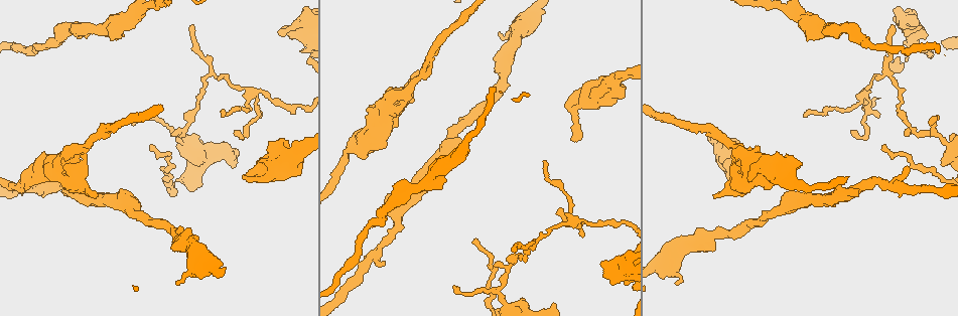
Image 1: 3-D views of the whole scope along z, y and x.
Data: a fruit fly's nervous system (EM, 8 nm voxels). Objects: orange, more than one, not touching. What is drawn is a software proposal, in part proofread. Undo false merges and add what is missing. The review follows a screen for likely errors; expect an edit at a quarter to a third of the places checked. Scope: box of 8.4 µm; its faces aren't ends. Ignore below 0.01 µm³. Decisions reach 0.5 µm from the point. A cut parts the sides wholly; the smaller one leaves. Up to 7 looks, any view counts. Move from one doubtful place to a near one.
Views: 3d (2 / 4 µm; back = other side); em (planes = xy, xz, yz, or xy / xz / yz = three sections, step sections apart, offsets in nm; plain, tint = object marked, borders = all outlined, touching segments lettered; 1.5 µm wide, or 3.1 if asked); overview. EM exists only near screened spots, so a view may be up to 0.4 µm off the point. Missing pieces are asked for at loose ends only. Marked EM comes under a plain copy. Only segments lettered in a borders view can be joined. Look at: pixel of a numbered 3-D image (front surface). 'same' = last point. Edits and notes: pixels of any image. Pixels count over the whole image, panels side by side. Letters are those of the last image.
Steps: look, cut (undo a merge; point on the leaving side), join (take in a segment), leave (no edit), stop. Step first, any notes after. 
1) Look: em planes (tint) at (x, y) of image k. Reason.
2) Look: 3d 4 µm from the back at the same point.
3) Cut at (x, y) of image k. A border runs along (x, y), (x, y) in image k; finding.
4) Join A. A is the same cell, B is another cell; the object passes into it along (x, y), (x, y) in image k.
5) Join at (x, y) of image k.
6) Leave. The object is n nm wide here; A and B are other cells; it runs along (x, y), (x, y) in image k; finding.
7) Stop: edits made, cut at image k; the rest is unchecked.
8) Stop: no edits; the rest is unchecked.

Look: 3d 2 µm at (545, 160) of image 1. Branch stops here.

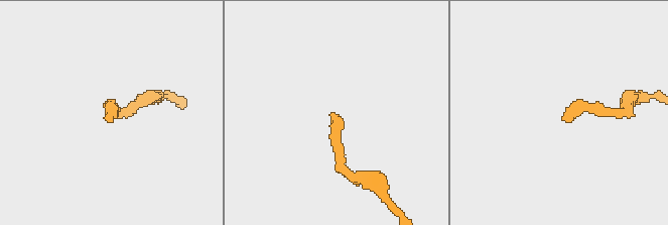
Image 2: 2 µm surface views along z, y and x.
Look: em planes (borders) at (566, 122) of image 2. Need the tissue.

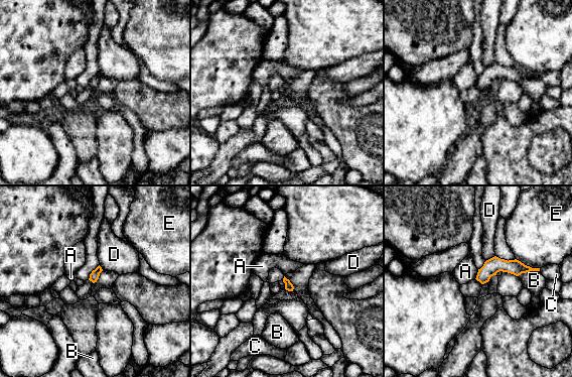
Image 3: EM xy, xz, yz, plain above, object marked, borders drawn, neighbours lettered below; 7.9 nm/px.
Leave. The object is 70 nm wide here; A, B, C, D and E are other cells; it runs along (527, 268), (492, 266), (478, 277) in image 3; none of them fits.

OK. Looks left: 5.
Look: em planes (borders) at (573, 141) of image 1. Free end.

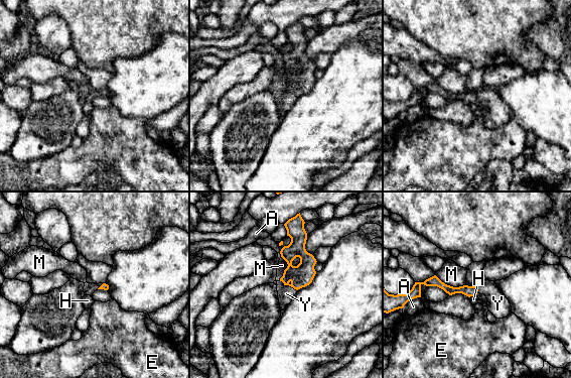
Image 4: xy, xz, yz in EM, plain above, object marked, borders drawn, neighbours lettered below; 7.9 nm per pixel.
Join Y. The longest contact is with M, 260 nm; Y is the same cell, A, E, H and M are other cells; the object passes into it along (301, 275), (288, 284), (286, 293) in image 4; the neuron continues.

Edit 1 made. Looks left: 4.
Look: overview. Redraw.

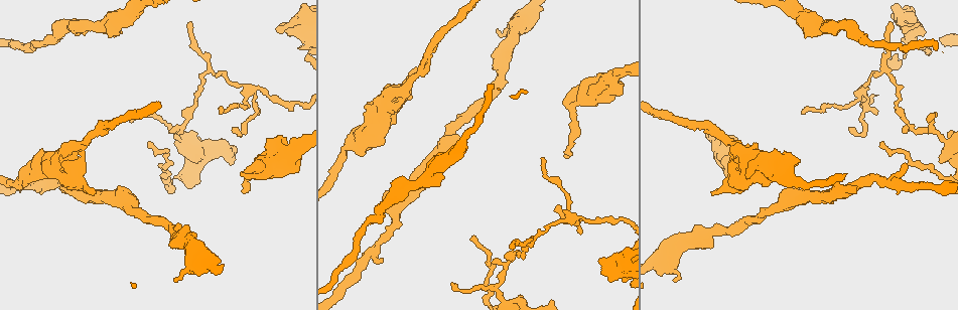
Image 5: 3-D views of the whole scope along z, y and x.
Look: 3d 2 µm at (280, 28) of image 5. Branch stops here.

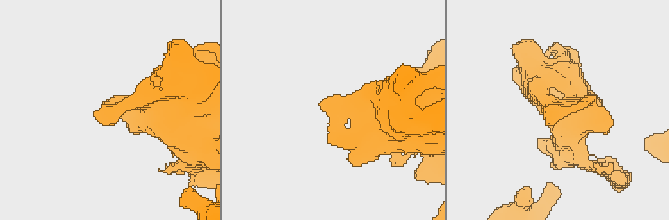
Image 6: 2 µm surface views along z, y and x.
Look: em planes (borders) at (574, 110) of image 6.

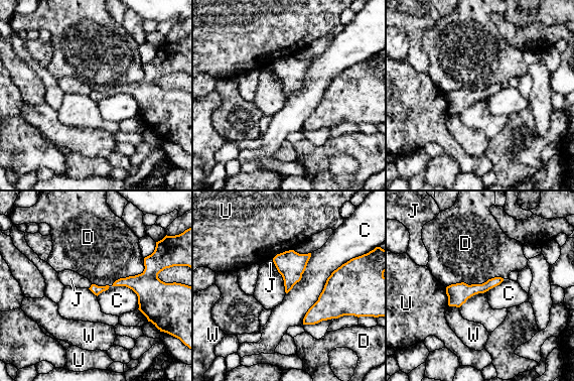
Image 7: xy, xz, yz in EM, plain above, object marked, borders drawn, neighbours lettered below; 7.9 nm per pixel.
Leave. C, D, J, U and W are other cells; it runs along (498, 279), (462, 291), (450, 302) in image 7; no lettered segment goes on from it.

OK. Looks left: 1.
Stop: edits made, join at image 4; the rest is unchecked.

